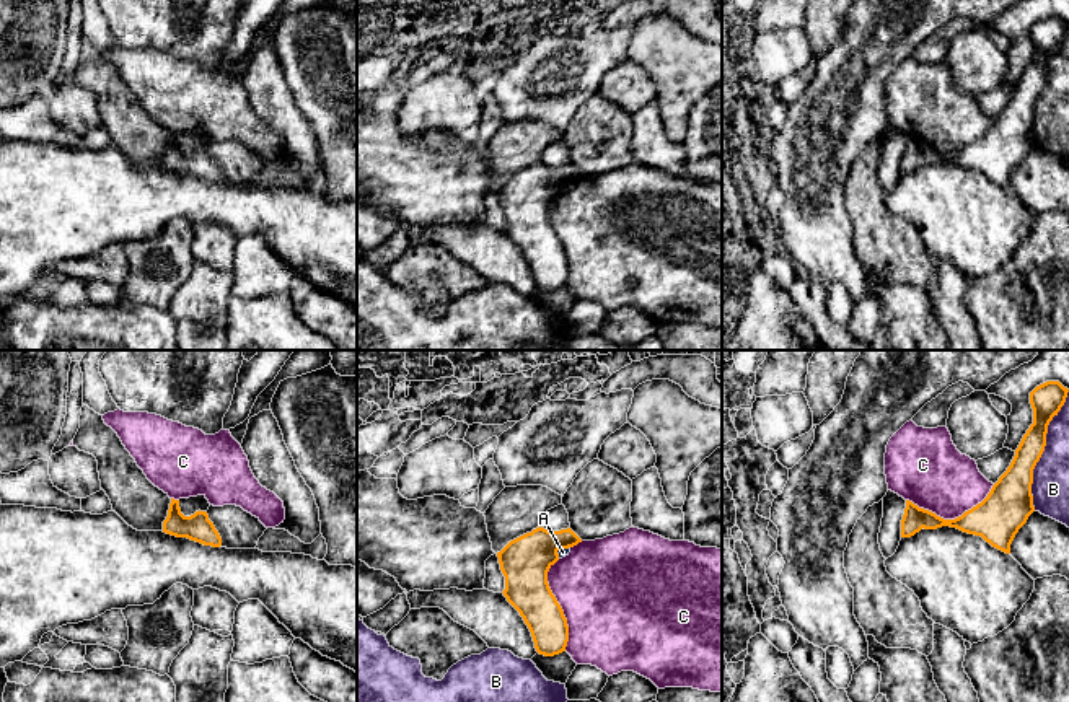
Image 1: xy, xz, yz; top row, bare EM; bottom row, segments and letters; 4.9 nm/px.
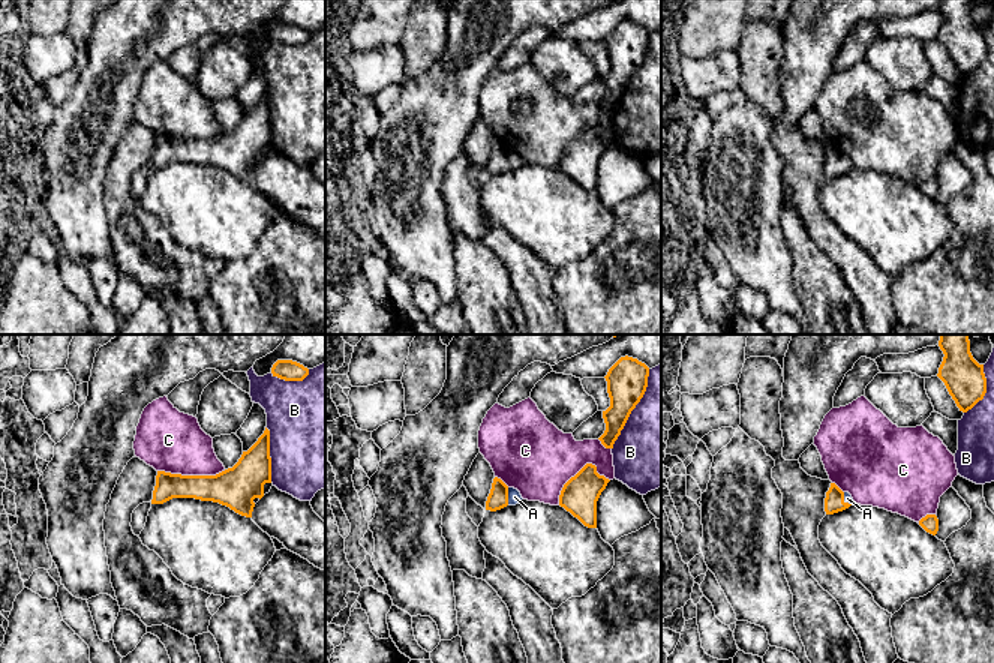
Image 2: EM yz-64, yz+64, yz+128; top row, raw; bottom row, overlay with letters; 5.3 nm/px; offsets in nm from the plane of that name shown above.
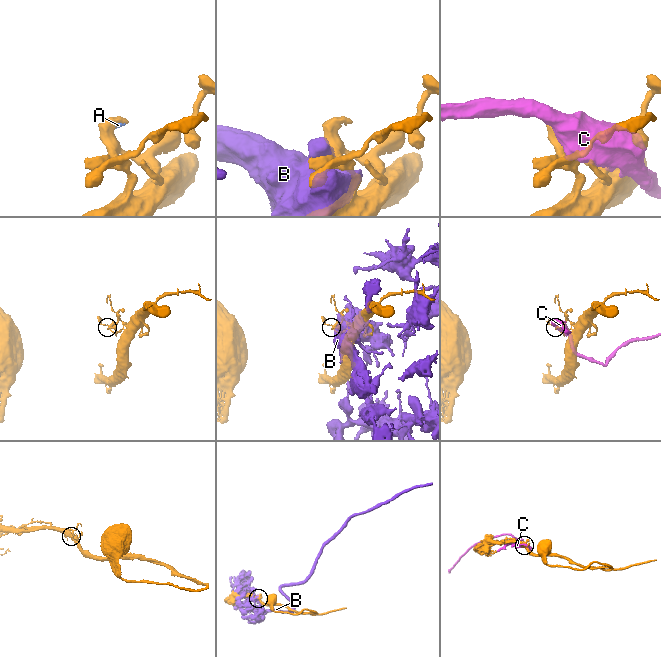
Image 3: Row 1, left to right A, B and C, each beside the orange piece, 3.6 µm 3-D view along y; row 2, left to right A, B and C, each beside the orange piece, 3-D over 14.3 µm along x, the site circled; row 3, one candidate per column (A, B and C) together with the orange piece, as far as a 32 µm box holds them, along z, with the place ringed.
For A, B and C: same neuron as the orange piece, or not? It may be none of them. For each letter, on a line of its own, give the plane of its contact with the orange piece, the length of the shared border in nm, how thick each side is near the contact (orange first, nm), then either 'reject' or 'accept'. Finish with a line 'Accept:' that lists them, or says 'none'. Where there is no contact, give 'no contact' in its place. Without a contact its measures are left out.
A: meets orange in xz; contact 90 nm long; 240 nm thick on the orange side, 50 nm on the other; accept
B: meets orange in yz; contact 600 nm long; 180 nm thick on the orange side, 190 nm on the other; reject
C: meets orange in xz; contact 460 nm long; 220 nm thick on the orange side, 480 nm on the other; reject
Accept: A

